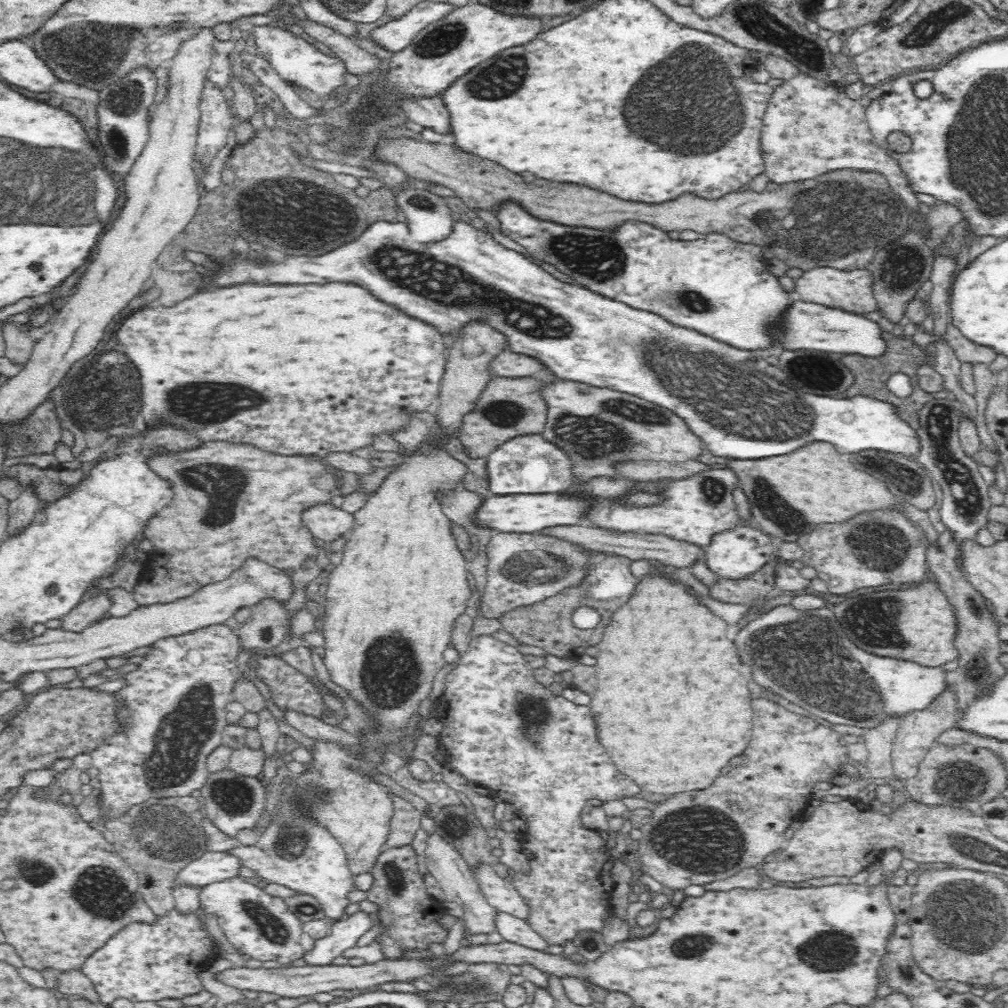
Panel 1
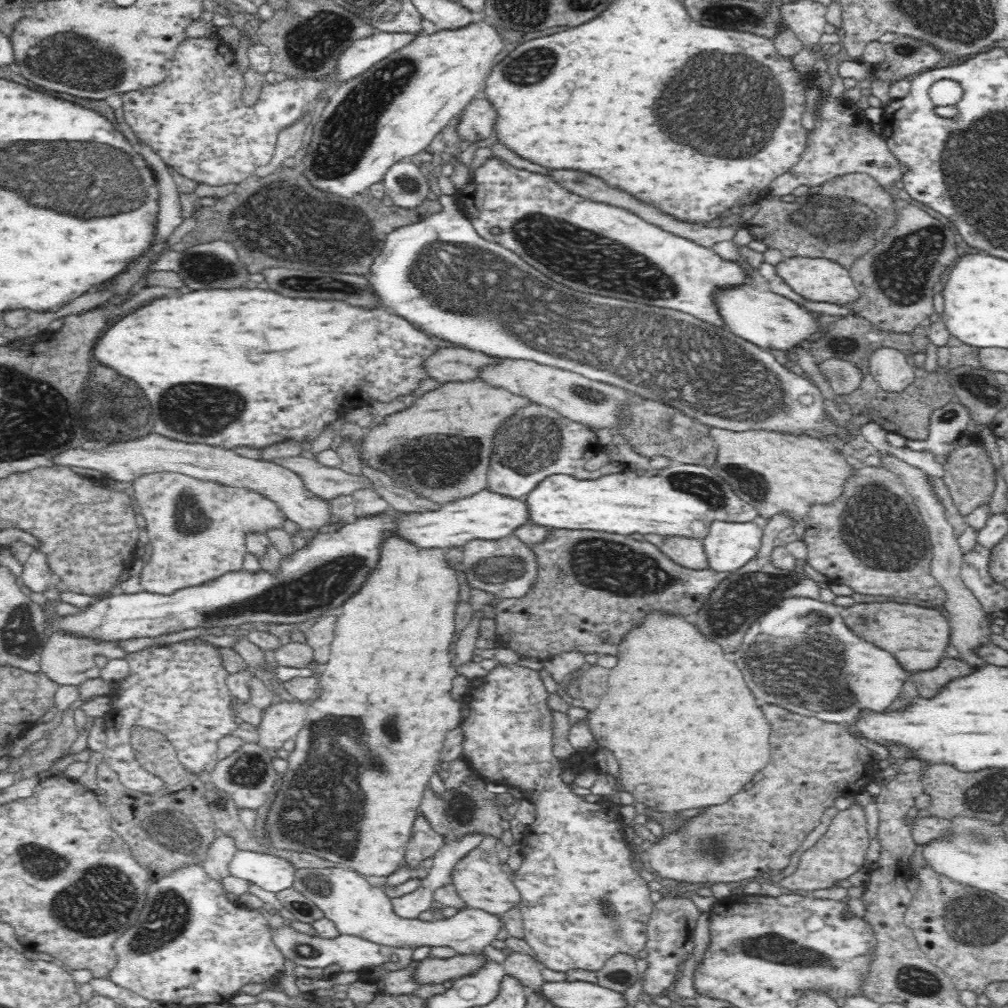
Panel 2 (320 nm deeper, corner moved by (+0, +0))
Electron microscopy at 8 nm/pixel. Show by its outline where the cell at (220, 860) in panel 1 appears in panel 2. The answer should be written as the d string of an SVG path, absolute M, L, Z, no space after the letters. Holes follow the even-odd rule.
M237 850L227 862L227 869L230 876L274 893L290 887L294 873L298 872L283 858L249 850Z

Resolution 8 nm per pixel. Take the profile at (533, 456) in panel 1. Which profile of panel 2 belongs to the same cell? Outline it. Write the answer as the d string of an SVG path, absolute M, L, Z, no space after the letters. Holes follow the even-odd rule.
M535 402L518 410L500 426L493 444L496 446L492 450L494 456L489 464L487 488L489 492L510 498L530 495L542 480L554 474L566 474L581 480L595 480L600 476L624 470L623 463L618 461L612 461L599 470L585 470L587 459L591 459L600 450L596 434L586 426L568 421L551 408Z

